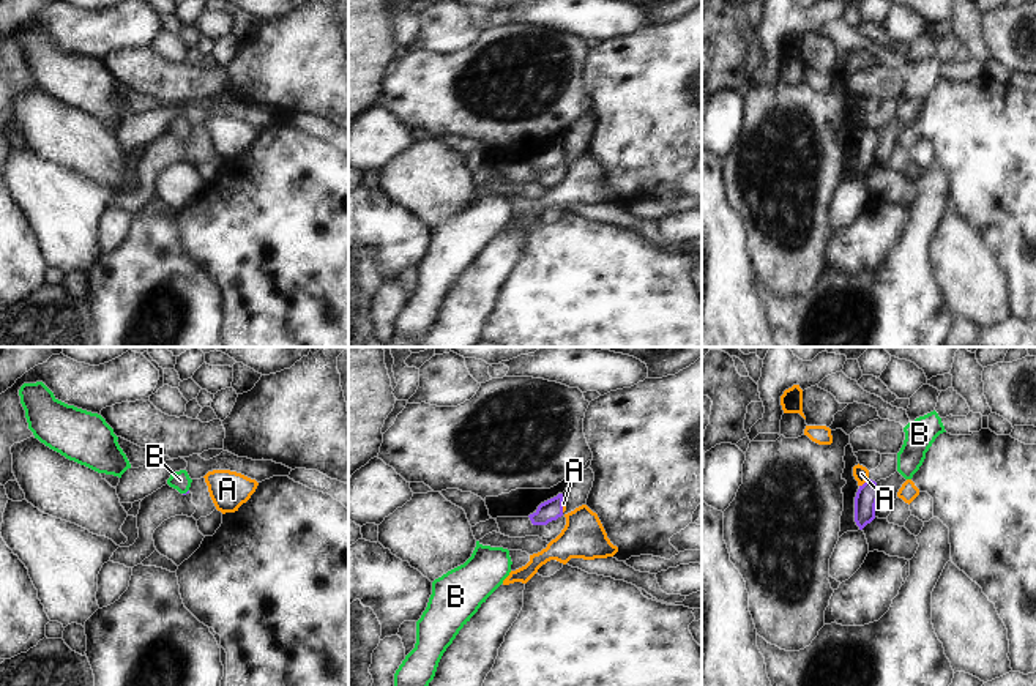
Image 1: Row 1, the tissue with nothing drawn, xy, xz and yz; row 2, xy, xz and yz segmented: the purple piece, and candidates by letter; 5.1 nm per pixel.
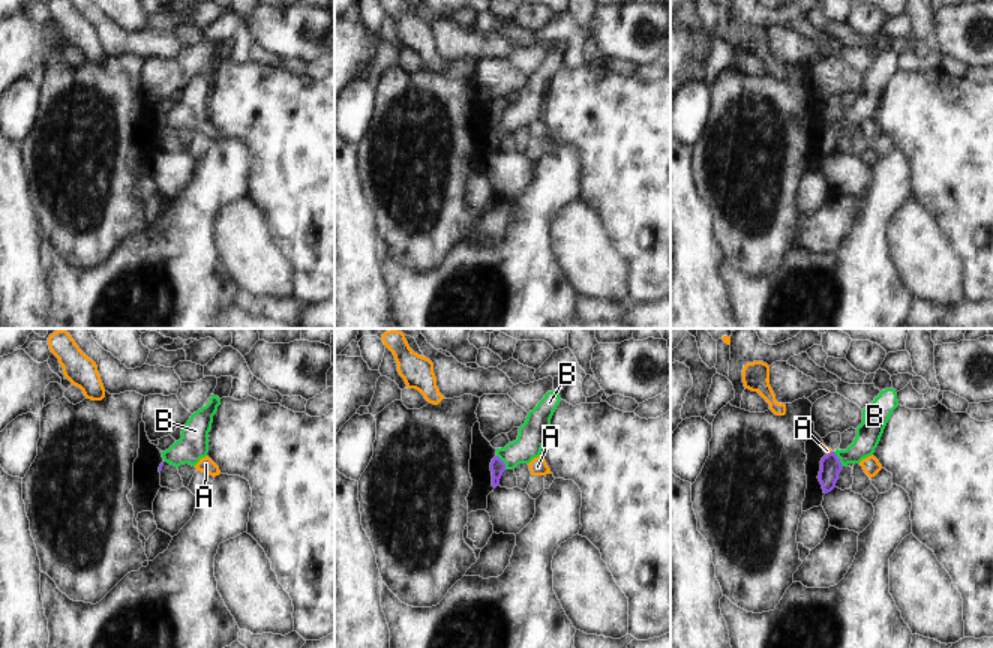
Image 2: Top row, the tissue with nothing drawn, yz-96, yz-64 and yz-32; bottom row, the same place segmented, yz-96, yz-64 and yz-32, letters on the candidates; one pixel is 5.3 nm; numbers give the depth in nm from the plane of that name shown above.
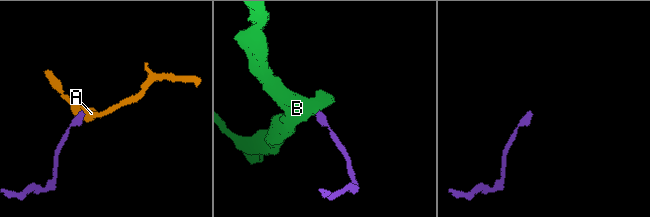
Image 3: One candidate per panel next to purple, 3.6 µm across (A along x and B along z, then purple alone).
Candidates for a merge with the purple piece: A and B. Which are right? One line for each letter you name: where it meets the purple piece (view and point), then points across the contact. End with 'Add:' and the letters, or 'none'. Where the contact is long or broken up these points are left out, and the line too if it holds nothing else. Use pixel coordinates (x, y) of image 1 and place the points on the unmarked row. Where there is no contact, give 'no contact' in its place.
B: meets purple in xy at (186, 139); runs through xy (188, 137), (186, 139), (180, 126)
Add: B

